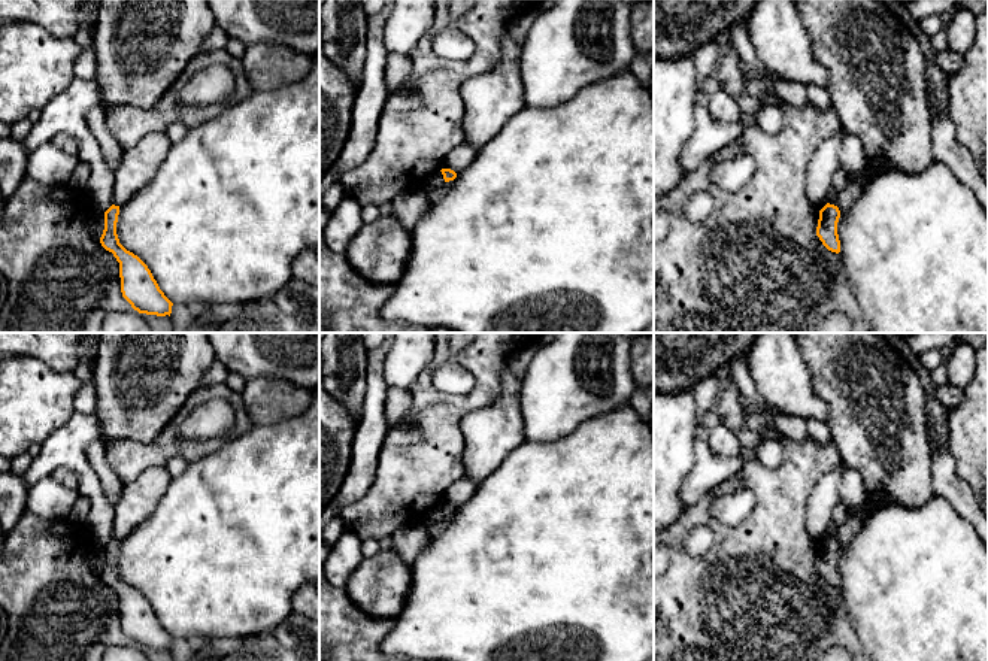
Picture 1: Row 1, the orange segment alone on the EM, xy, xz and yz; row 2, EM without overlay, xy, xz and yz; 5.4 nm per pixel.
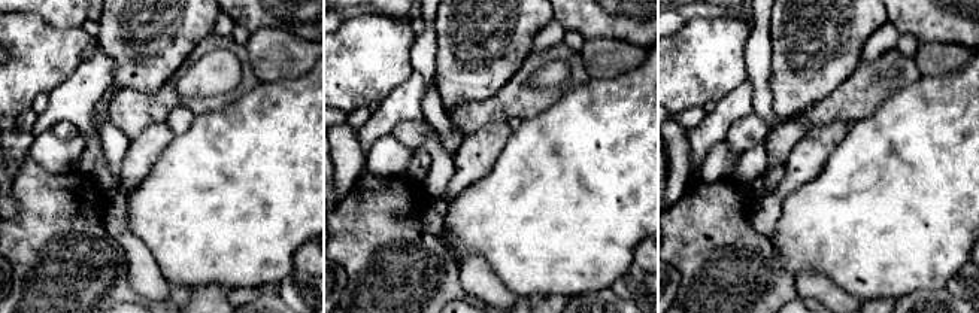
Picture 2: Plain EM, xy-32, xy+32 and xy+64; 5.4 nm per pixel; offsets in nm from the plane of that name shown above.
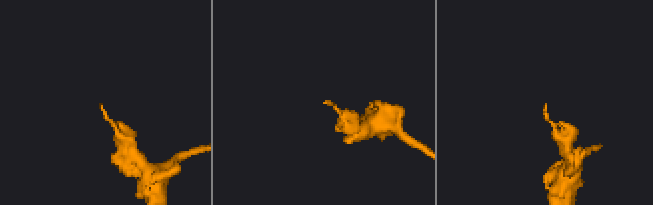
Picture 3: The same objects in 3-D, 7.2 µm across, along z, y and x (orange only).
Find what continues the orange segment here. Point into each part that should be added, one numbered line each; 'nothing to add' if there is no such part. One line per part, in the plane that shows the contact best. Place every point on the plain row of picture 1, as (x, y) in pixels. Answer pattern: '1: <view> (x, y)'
nothing to add

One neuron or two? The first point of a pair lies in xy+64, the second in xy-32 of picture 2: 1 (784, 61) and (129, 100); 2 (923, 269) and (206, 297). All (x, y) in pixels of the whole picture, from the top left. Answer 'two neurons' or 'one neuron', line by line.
1: two neurons
2: two neurons

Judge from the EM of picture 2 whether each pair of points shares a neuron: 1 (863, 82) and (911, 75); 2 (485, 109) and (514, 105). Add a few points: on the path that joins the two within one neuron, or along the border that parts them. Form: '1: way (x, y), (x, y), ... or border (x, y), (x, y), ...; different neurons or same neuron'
1: way (875, 84), (899, 81); same neuron
2: way (493, 109), (506, 105); same neuron

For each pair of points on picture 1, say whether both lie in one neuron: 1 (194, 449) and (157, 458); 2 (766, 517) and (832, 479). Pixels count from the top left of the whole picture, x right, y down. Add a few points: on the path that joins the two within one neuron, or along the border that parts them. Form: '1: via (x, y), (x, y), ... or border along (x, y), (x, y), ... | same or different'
1: via (185, 449), (166, 449) | same
2: border along (836, 466), (818, 481), (812, 491), (805, 525) | different

